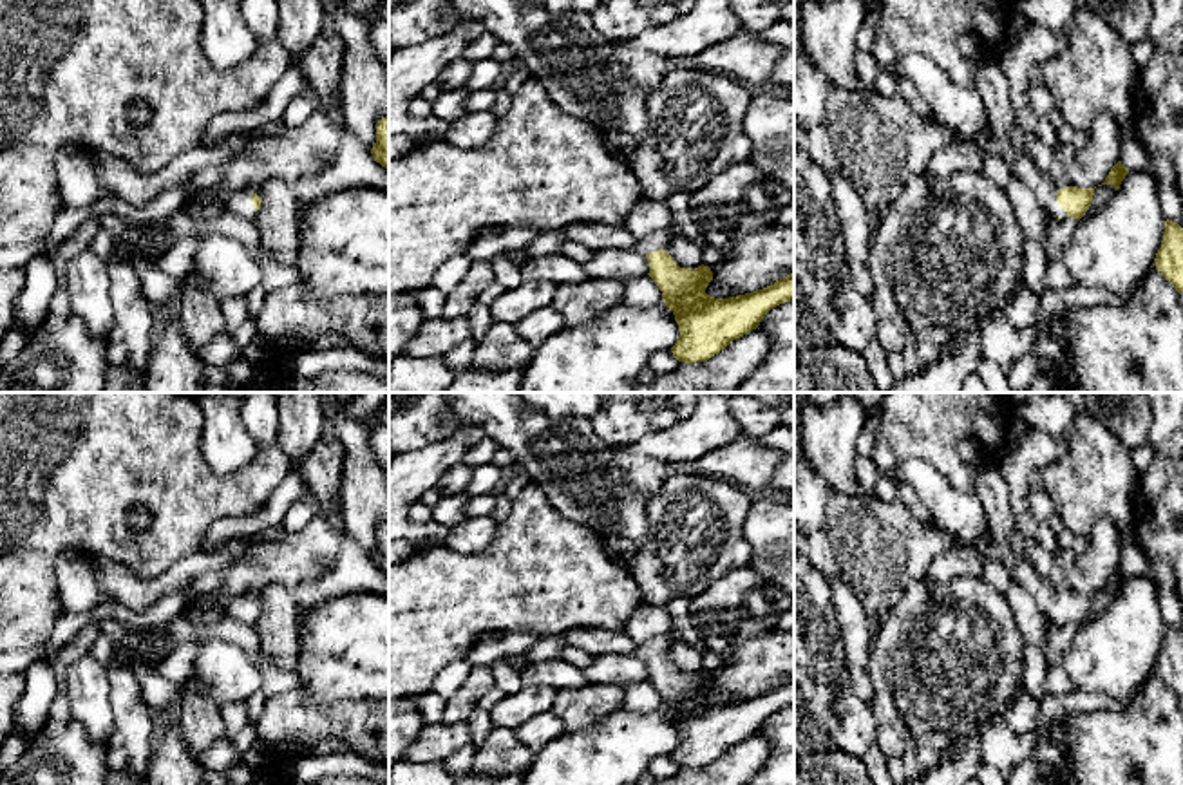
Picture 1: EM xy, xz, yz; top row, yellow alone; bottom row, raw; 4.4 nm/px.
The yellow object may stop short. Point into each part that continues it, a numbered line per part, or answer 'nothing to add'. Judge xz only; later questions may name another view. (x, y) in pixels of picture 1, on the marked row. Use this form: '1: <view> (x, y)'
1: xz (661, 239)

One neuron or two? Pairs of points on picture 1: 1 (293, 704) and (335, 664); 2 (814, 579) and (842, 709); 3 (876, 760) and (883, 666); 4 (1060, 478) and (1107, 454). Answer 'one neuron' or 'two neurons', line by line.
1: two neurons
2: one neuron
3: two neurons
4: one neuron

